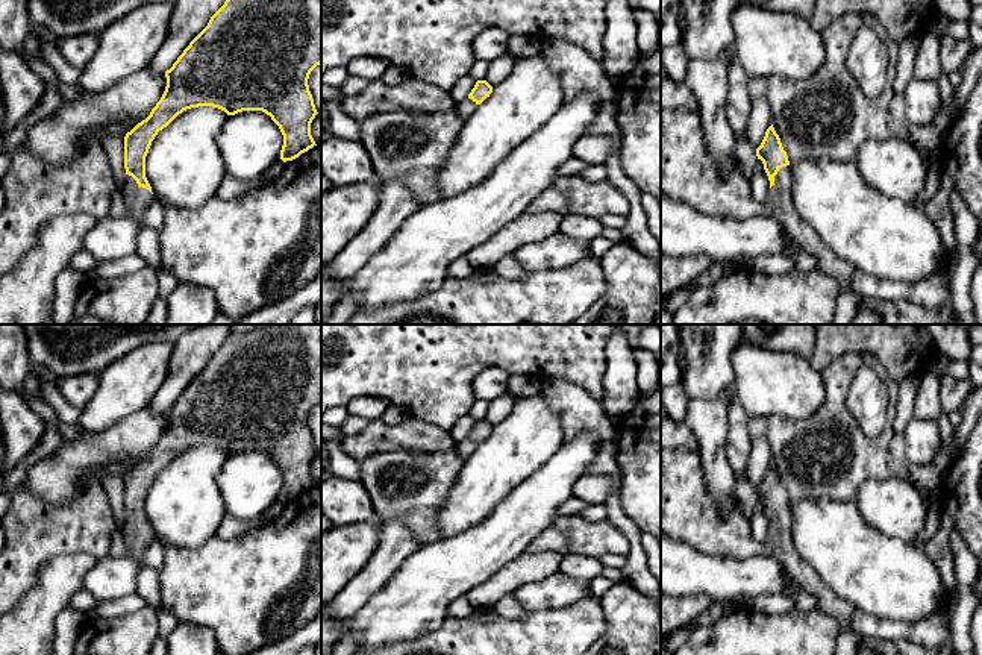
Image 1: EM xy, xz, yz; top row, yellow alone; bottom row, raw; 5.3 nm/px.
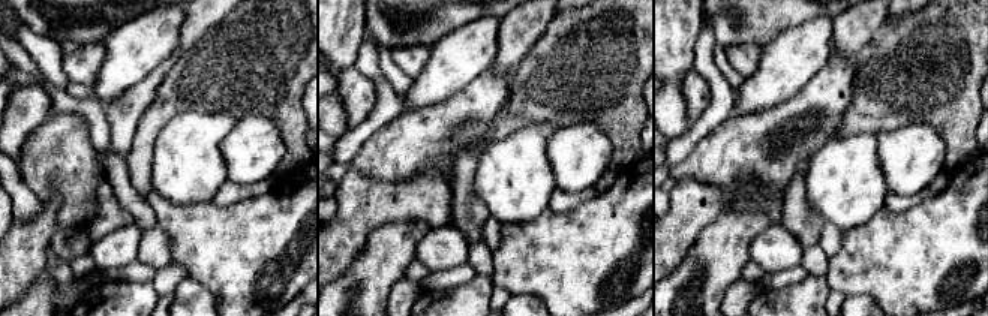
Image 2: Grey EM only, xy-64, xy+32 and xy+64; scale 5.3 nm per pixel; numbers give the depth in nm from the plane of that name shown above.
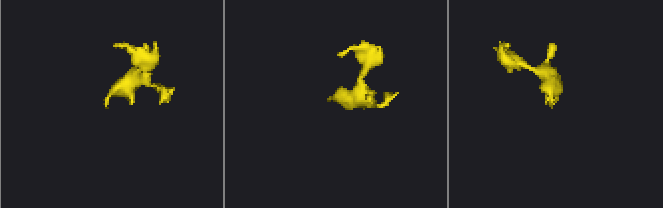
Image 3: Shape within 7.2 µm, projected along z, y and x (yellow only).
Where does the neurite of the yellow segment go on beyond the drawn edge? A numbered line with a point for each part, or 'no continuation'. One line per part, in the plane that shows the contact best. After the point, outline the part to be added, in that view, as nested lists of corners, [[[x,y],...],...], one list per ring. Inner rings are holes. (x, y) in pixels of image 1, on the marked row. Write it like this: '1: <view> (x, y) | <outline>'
1: yz (779, 194) | [[[790,165],[779,168],[774,185],[768,190],[768,200],[773,205],[773,217],[779,221],[783,233],[799,247],[812,253],[818,261],[818,268],[835,277],[841,290],[850,290],[855,267],[843,261],[794,209],[793,179]]]

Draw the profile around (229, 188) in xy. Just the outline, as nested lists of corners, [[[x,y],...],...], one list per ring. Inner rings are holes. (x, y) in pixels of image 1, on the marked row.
[[[226,176],[215,196],[224,200],[232,200],[236,199],[242,194],[246,194],[249,190],[252,190],[255,186],[256,182],[250,182],[250,180],[241,180],[232,176]]]

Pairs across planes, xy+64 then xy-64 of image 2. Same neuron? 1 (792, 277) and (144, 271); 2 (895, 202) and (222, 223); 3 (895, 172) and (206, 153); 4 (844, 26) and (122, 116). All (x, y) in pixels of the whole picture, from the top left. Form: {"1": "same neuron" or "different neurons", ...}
{"1": "same neuron", "2": "different neurons", "3": "different neurons", "4": "same neuron"}

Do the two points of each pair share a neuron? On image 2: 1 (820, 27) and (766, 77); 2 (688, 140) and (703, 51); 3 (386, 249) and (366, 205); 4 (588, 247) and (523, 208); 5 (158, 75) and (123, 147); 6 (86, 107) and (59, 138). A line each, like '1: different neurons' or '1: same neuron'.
1: same neuron
2: same neuron
3: different neurons
4: different neurons
5: same neuron
6: different neurons

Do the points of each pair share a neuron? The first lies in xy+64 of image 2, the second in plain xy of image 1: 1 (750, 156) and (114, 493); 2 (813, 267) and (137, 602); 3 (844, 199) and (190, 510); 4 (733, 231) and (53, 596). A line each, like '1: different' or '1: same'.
1: different
2: different
3: same
4: same

